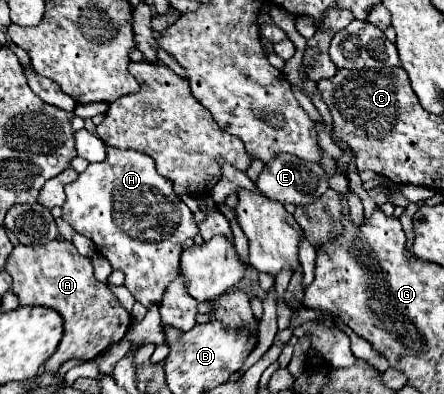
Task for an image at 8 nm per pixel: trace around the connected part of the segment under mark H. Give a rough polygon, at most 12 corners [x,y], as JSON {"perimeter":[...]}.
{"perimeter":[[107,147],[63,219],[145,307],[199,233],[155,161]]}

